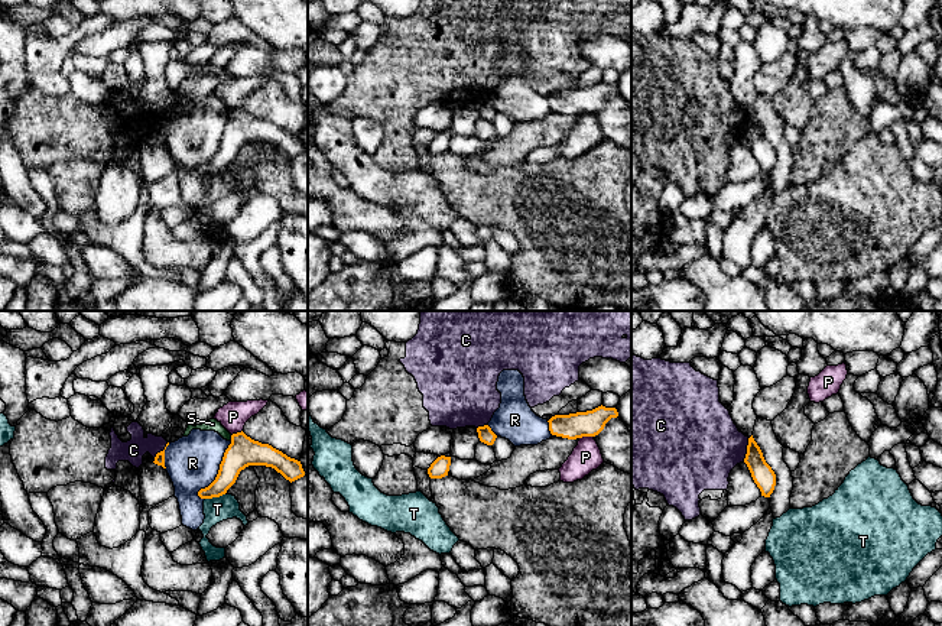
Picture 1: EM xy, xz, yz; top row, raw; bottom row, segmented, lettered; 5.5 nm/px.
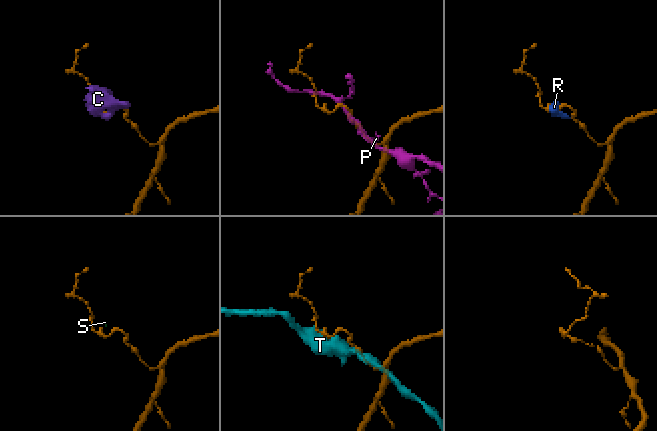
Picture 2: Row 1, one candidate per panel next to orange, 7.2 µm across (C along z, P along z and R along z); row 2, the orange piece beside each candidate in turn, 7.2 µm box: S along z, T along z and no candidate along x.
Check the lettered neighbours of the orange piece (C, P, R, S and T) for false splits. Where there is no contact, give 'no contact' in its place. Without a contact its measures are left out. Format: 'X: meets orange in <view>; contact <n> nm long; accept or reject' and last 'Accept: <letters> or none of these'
C: meets orange in yz; contact 140 nm long; reject
P: meets orange in xz; contact 80 nm long; reject
R: meets orange in xy; contact 360 nm long; reject
S: meets orange in xy; contact 30 nm long; reject
T: meets orange in xy; contact 120 nm long; reject
Accept: none of these

